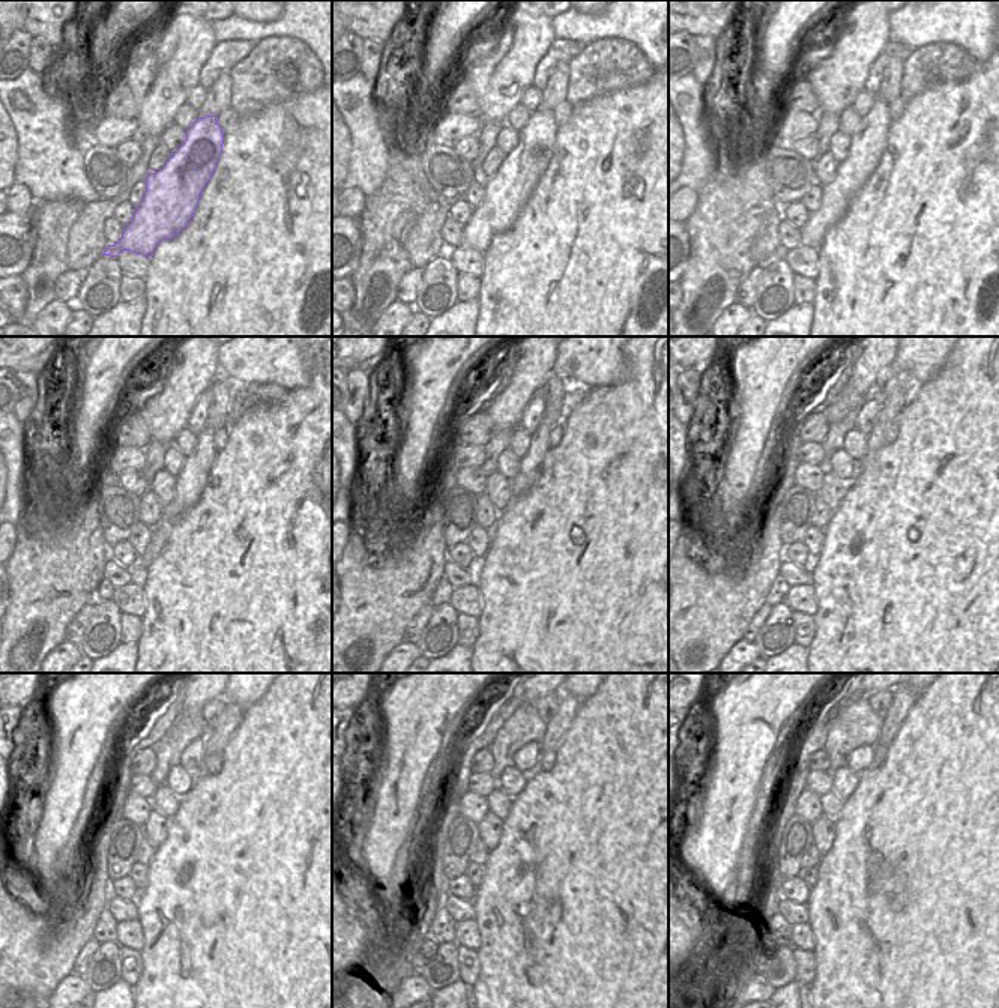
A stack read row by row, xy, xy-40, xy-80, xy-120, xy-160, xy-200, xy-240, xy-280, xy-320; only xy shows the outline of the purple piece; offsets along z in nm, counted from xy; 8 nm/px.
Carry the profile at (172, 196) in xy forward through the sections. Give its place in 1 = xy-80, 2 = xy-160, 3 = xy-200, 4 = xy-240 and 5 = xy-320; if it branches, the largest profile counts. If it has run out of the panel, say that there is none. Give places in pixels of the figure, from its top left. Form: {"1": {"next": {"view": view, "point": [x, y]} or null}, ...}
{"1": {"next": {"view": "xy-80", "point": [867, 143]}}, "2": {"next": {"view": "xy-160", "point": [529, 472]}}, "3": {"next": {"view": "xy-200", "point": [890, 407]}}, "4": {"next": {"view": "xy-240", "point": [227, 723]}}, "5": {"next": {"view": "xy-320", "point": [902, 703]}}}

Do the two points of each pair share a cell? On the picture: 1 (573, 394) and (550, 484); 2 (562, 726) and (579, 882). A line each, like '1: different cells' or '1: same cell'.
1: different cells
2: different cells

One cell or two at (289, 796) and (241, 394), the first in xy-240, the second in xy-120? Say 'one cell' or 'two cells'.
two cells

